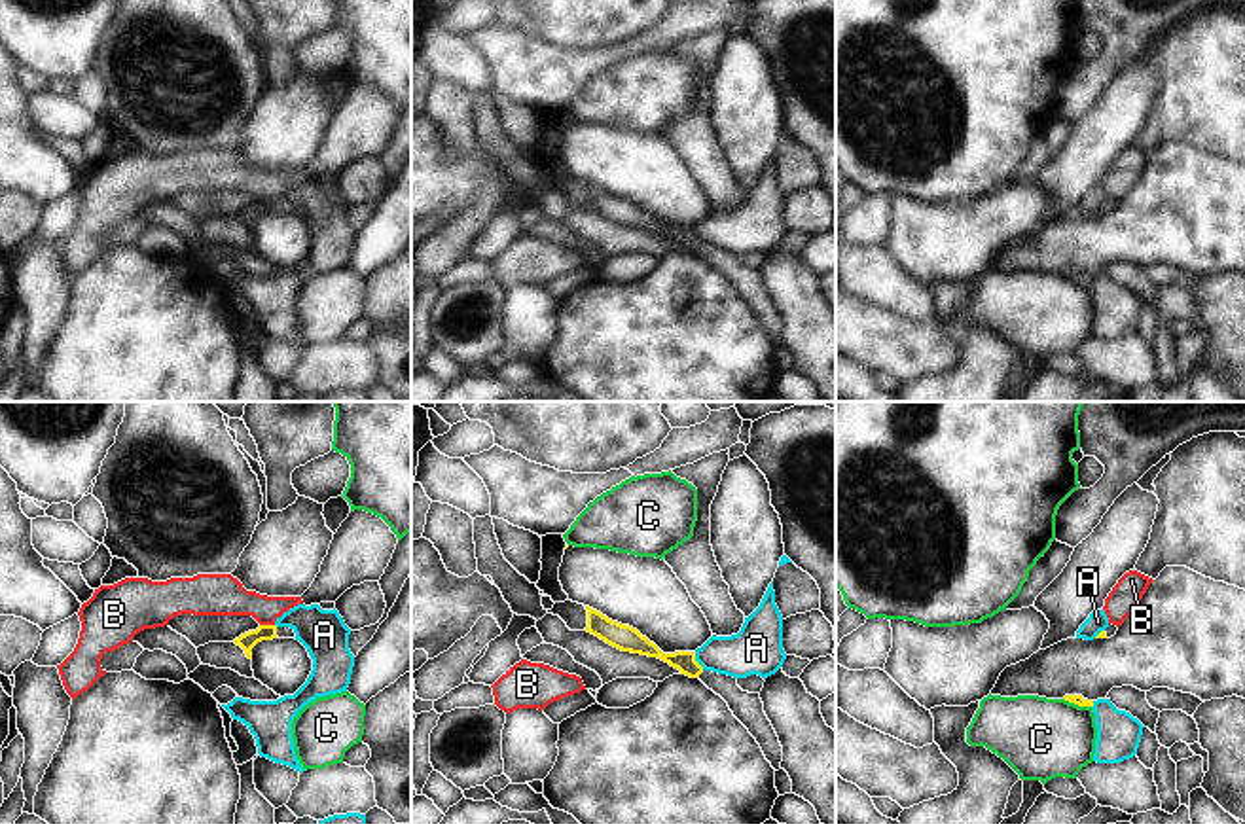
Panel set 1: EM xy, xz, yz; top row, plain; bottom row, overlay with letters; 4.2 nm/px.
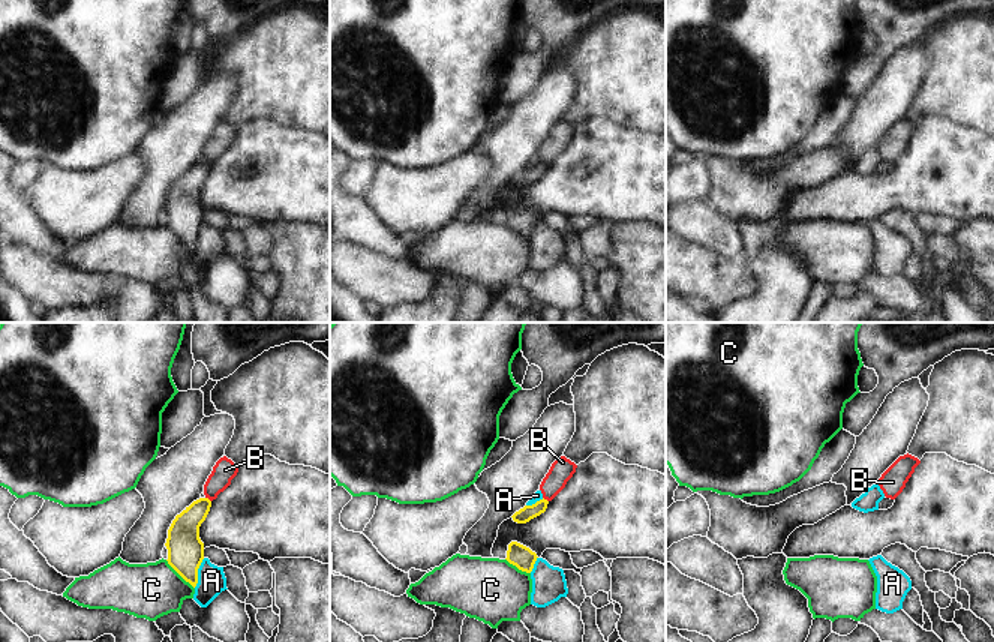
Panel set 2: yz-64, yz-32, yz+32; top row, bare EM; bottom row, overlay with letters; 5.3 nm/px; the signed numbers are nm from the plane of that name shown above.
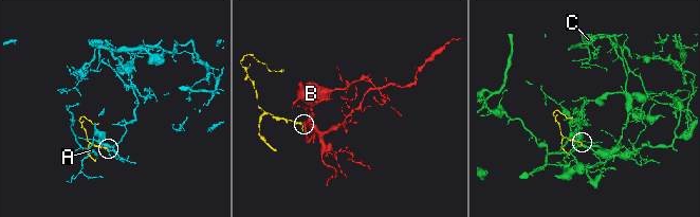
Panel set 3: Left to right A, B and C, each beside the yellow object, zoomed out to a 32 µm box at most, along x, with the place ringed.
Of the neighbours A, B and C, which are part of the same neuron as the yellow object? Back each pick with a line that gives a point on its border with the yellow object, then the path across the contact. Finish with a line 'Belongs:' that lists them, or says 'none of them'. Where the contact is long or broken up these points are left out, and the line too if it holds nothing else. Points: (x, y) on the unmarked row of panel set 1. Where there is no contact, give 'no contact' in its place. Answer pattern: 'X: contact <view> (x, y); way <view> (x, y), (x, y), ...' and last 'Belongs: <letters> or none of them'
Belongs: none of them

